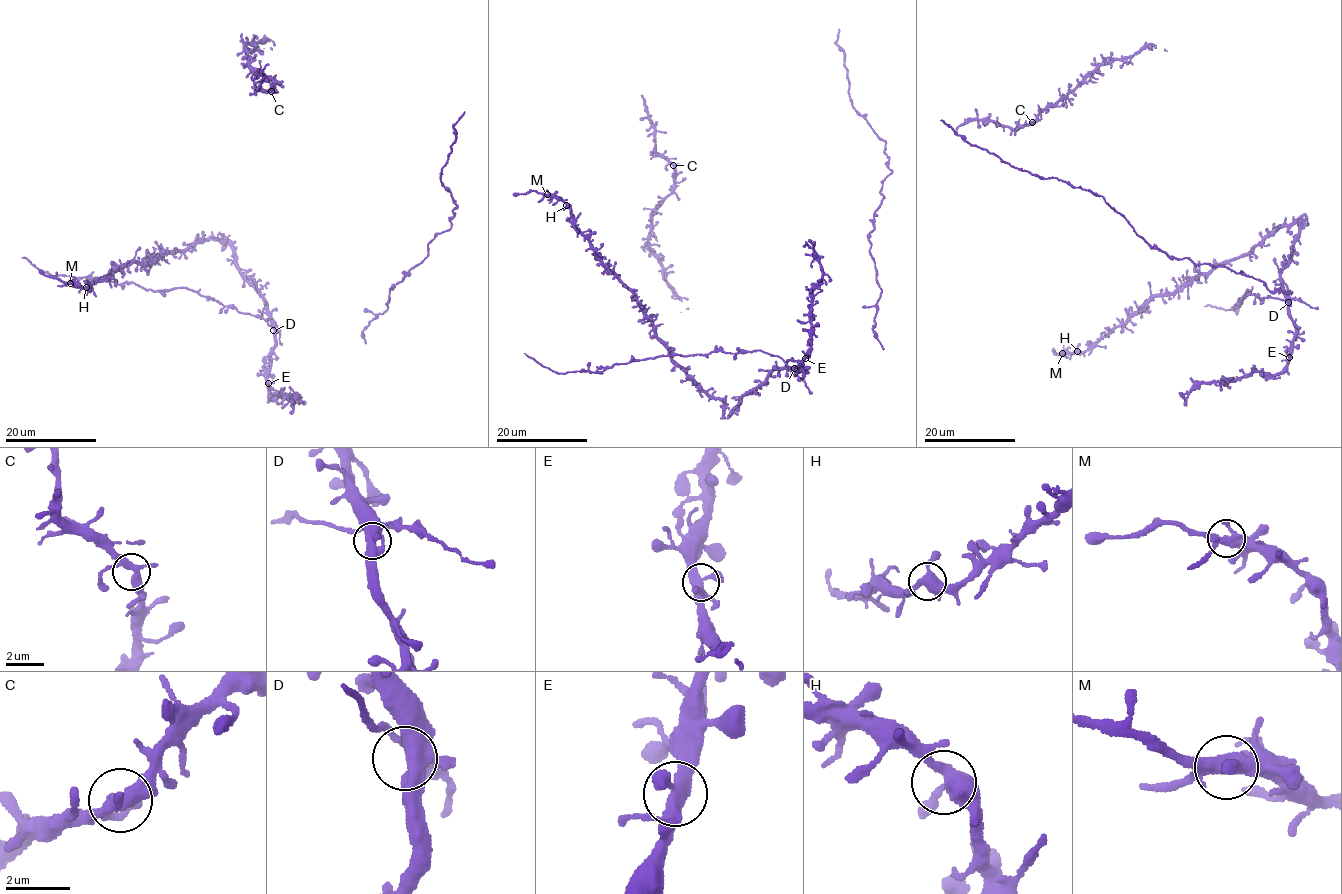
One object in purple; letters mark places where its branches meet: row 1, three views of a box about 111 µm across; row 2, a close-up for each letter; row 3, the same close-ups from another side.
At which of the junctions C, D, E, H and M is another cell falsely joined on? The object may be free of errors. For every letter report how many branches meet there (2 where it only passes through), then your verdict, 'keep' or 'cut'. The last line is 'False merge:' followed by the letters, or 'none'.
C: branches 4; keep
D: branches 4; keep
E: branches 4; keep
H: branches 4; keep
M: branches 4; keep
False merge: none

